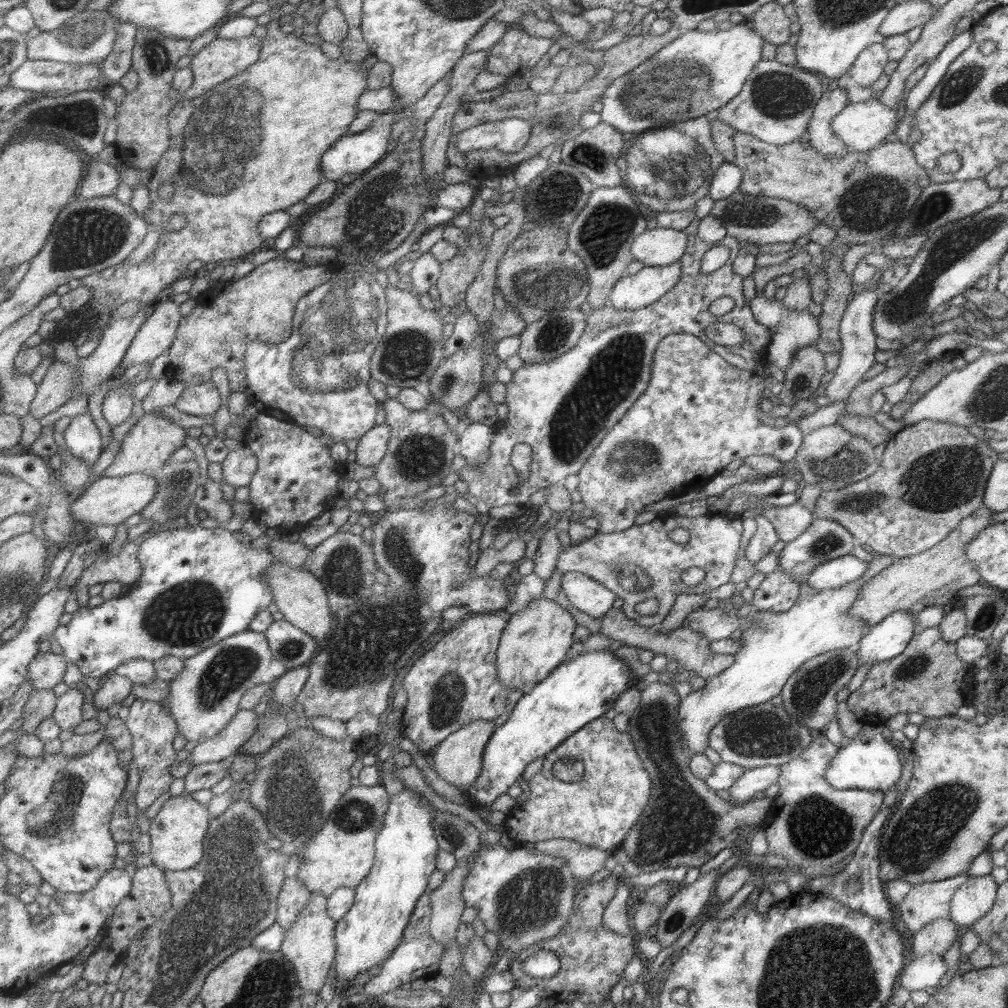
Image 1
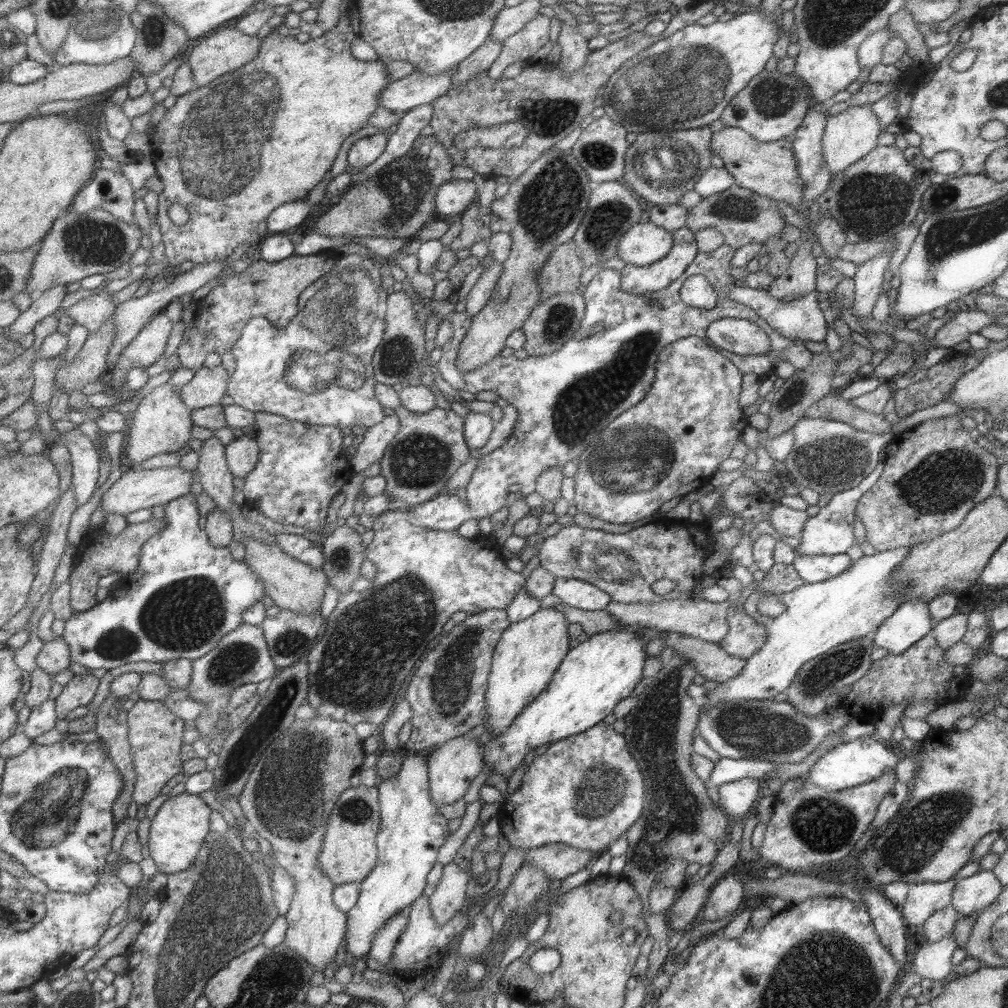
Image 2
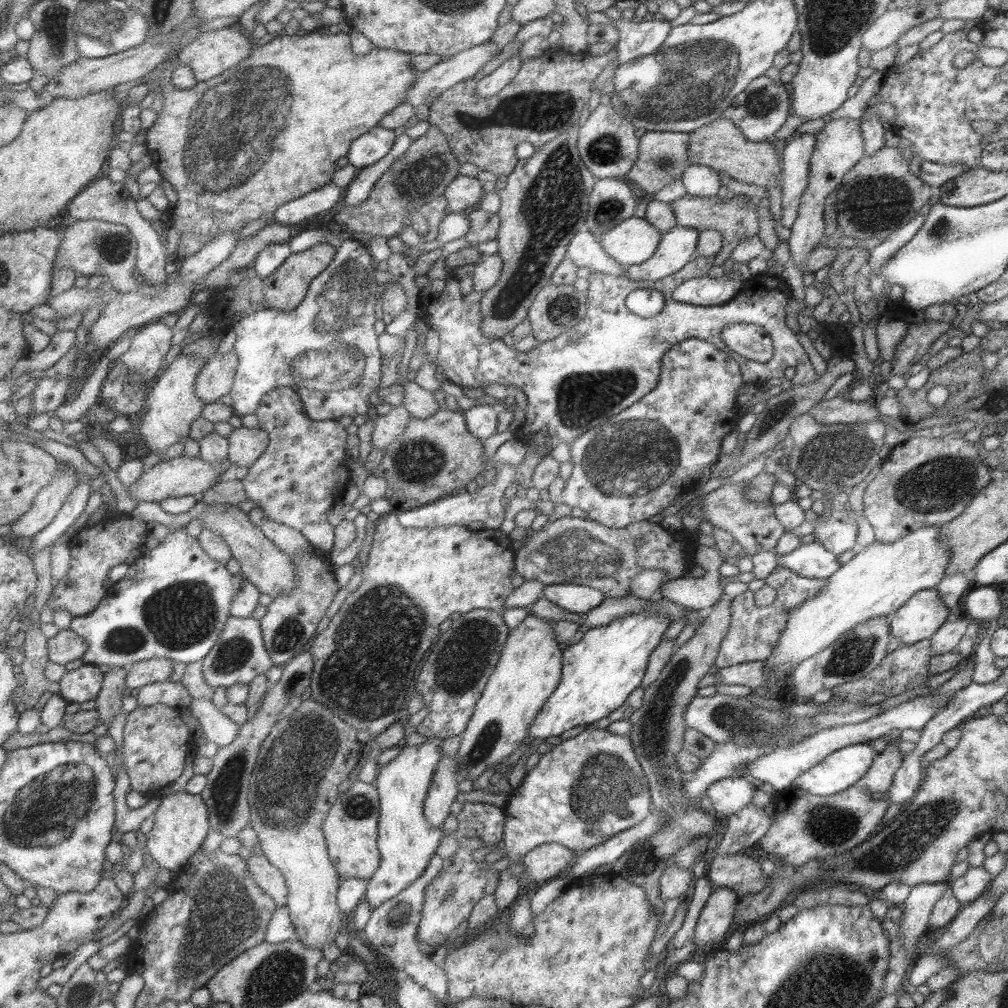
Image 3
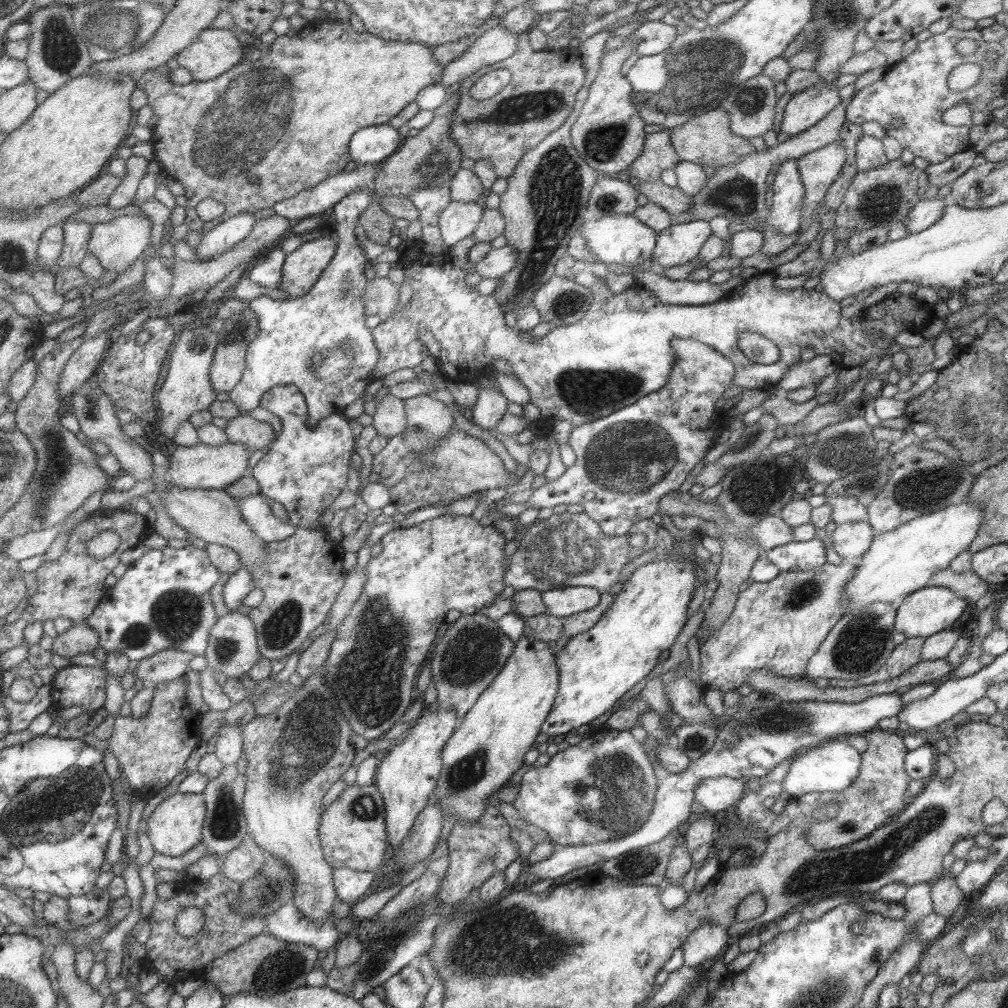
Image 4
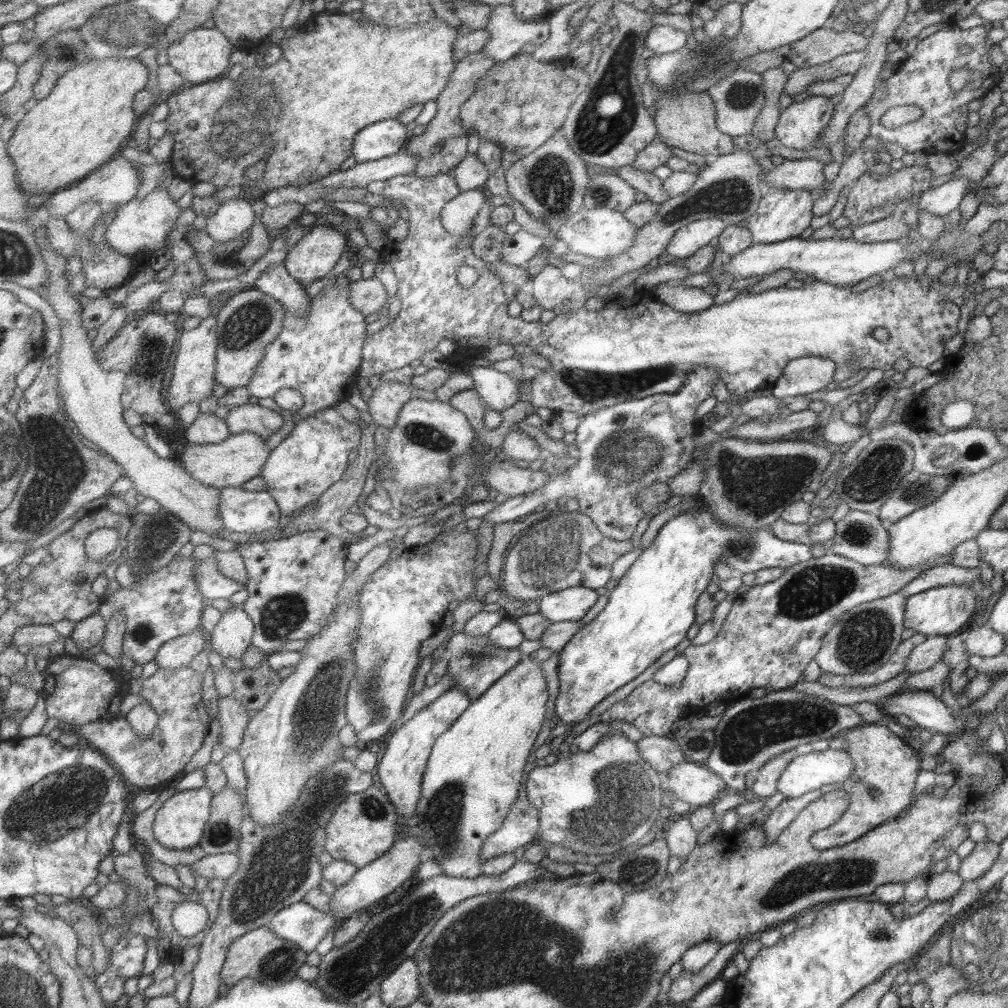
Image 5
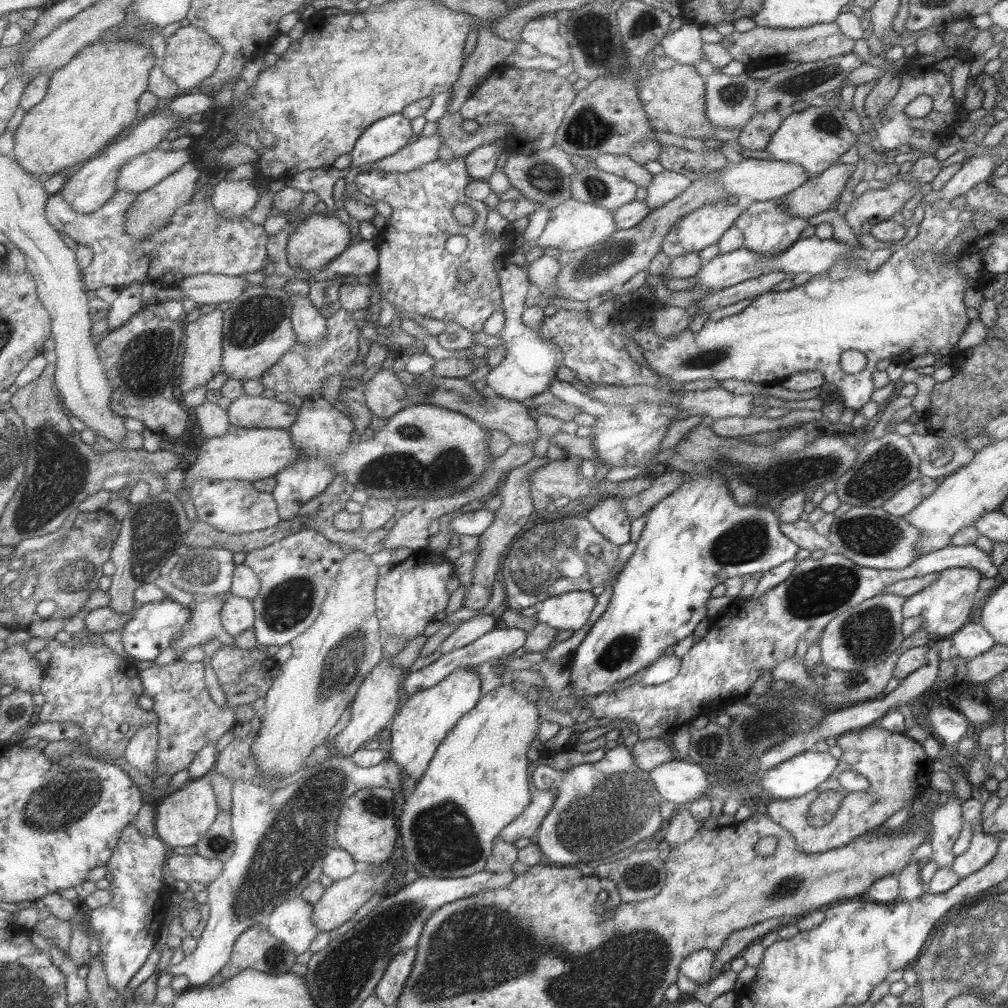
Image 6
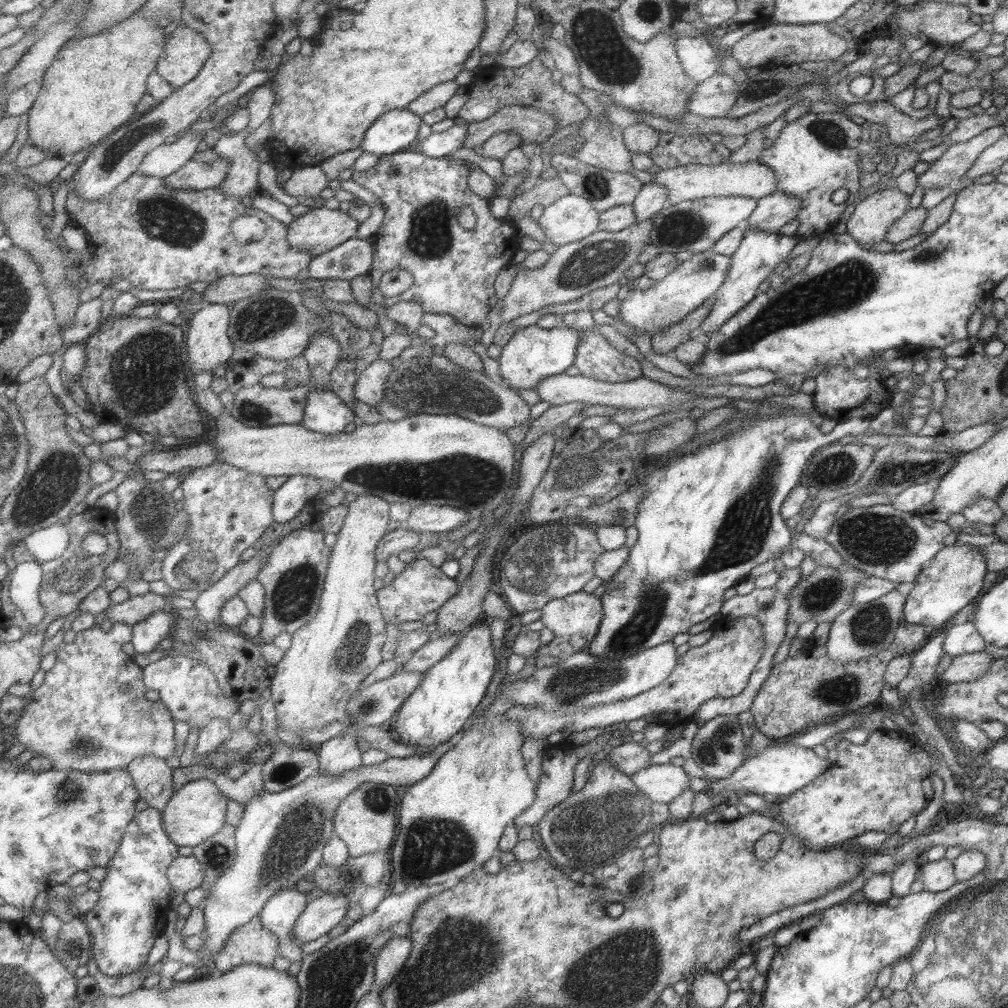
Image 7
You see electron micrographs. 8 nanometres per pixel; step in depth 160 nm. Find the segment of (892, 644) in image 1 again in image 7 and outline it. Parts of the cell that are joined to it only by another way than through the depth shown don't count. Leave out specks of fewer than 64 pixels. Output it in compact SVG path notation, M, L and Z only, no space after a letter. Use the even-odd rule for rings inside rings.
M955 543L943 546L930 562L917 574L913 588L906 595L902 608L903 621L941 629L951 622L953 614L981 595L980 592L985 589L983 576L987 574L986 562L977 547Z

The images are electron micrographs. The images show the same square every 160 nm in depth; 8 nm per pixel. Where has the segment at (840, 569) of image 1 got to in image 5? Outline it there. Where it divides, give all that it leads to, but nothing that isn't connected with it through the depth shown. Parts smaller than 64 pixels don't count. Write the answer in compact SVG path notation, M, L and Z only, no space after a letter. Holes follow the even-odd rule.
M695 498L695 504L688 511L681 511L667 520L653 541L635 559L610 593L604 608L589 623L580 627L558 651L557 668L558 694L555 697L554 716L560 724L577 724L581 722L595 704L603 698L636 678L649 667L661 654L675 648L683 638L691 624L695 622L694 604L697 597L705 591L705 587L713 573L716 562L728 566L734 574L742 575L755 572L760 568L789 568L811 558L810 546L783 541L771 535L770 526L761 530L735 529L715 521L707 506Z

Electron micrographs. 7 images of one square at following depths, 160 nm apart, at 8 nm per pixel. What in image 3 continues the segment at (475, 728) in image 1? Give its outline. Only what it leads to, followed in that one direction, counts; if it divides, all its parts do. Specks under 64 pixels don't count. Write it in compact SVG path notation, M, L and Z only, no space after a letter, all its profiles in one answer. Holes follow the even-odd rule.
M441 756L432 774L424 803L423 814L432 827L441 827L447 818L449 806L458 793L459 778L456 771L456 756Z

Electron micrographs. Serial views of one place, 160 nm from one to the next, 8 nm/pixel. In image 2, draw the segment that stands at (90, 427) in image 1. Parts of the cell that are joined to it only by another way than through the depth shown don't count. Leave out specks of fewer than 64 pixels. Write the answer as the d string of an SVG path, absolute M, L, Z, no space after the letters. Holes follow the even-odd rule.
M78 427L73 428L73 430L67 430L67 432L62 432L58 434L57 438L59 439L59 444L64 446L67 451L69 451L69 455L71 456L70 461L72 465L72 479L71 484L74 488L74 495L76 498L76 508L80 504L85 504L89 500L91 493L96 489L95 482L97 482L97 478L99 478L98 470L99 470L99 456L97 454L97 450L95 450L95 446L93 446L93 442L84 436L79 430Z

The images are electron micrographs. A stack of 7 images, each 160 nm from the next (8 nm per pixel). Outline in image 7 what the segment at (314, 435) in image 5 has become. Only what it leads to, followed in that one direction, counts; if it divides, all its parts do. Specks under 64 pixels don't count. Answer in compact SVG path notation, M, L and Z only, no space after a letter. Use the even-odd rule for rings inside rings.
M309 392L305 396L304 416L299 425L309 431L325 435L335 435L343 432L343 428L353 423L354 413L331 392ZM286 477L279 488L272 492L271 512L275 523L292 520L321 489L319 480L313 477Z

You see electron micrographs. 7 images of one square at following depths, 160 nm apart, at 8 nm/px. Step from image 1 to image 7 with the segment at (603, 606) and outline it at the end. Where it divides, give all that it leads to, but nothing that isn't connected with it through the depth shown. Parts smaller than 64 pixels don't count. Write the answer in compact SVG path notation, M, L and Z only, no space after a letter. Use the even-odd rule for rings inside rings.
M584 591L574 592L563 598L551 599L541 608L540 619L545 628L552 631L554 637L547 644L541 644L536 650L535 662L544 656L567 657L574 652L585 650L594 639L603 609L600 598Z

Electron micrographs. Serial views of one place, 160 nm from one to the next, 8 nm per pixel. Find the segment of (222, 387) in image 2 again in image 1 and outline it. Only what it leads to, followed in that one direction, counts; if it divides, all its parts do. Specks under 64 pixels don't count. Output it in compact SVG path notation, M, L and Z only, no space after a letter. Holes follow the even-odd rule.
M212 382L188 386L177 398L174 409L191 416L213 417L220 405L220 396Z

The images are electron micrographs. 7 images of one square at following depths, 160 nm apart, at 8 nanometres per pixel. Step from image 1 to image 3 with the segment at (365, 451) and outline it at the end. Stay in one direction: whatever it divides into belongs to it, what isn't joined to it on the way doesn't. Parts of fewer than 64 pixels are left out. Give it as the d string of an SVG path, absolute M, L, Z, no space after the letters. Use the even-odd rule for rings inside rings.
M402 404L390 407L391 410L385 416L378 416L371 434L371 447L386 449L387 446L399 437L409 422L410 415L403 408Z

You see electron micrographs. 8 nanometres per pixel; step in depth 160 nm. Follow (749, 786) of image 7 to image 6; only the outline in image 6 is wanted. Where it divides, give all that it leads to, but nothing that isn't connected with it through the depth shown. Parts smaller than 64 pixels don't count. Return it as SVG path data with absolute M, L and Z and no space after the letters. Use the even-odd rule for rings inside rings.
M805 750L775 764L759 776L762 797L788 799L803 796L828 779L837 760L827 751Z

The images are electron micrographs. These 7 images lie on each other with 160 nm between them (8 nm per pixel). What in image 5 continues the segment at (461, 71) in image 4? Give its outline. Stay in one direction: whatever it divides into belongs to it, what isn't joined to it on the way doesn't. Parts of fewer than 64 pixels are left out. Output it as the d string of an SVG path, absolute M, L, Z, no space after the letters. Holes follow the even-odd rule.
M509 3L489 6L487 23L489 40L481 50L493 61L505 61L512 58L525 44L541 46L551 31L548 16L537 21L521 22L515 18Z

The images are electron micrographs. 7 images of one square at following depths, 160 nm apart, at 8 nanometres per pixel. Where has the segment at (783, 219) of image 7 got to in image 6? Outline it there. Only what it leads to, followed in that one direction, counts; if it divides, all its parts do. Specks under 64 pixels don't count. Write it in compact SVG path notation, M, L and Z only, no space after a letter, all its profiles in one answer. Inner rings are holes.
M838 162L832 164L817 176L807 179L807 182L795 191L779 198L779 201L786 208L788 215L807 219L819 212L825 212L843 192L847 178L855 167Z

